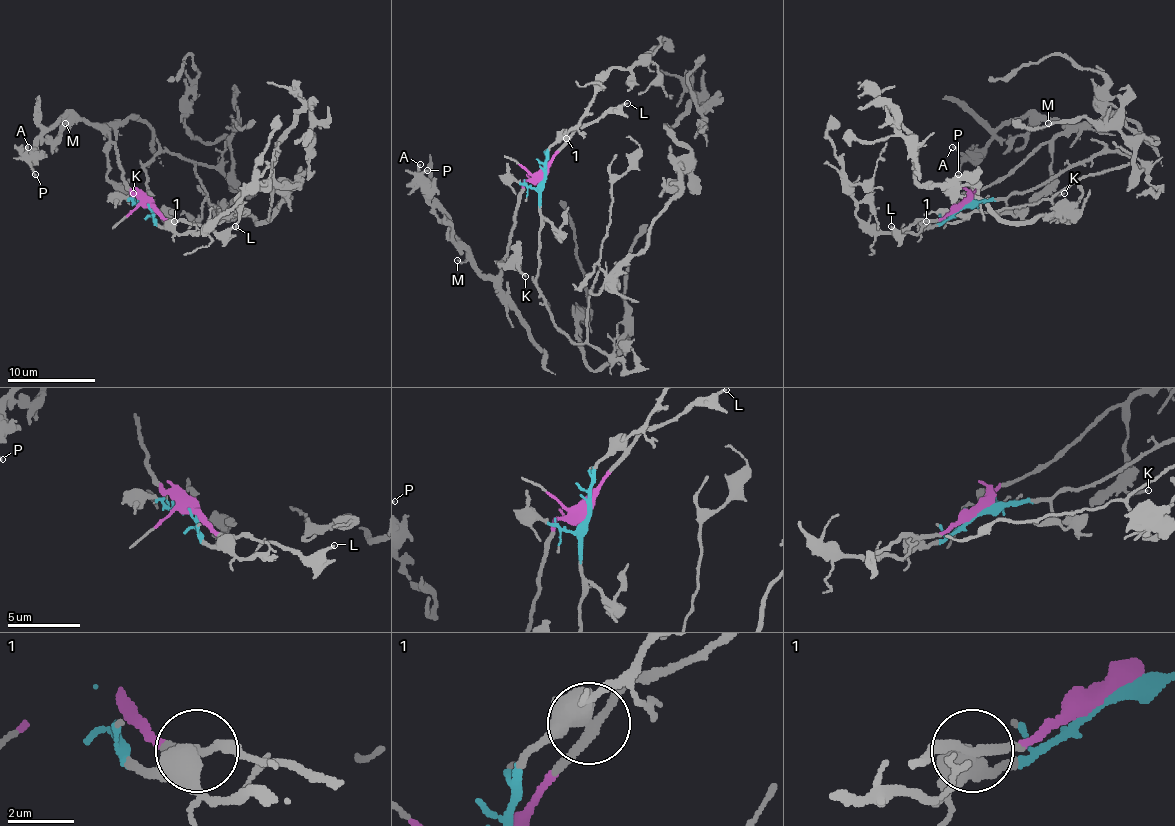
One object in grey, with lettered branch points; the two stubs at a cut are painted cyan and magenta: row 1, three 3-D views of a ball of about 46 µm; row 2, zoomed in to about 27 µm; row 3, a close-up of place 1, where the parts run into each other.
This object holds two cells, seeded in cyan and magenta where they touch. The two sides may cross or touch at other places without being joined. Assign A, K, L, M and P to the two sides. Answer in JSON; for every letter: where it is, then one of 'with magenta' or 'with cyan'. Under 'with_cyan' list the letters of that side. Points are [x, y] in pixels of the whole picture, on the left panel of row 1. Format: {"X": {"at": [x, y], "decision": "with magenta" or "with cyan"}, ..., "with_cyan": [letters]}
{"A": {"at": [28, 147], "decision": "with magenta"}, "K": {"at": [133, 193], "decision": "with magenta"}, "L": {"at": [235, 226], "decision": "with magenta"}, "M": {"at": [65, 123], "decision": "with magenta"}, "P": {"at": [35, 174], "decision": "with magenta"}, "with_cyan": []}

